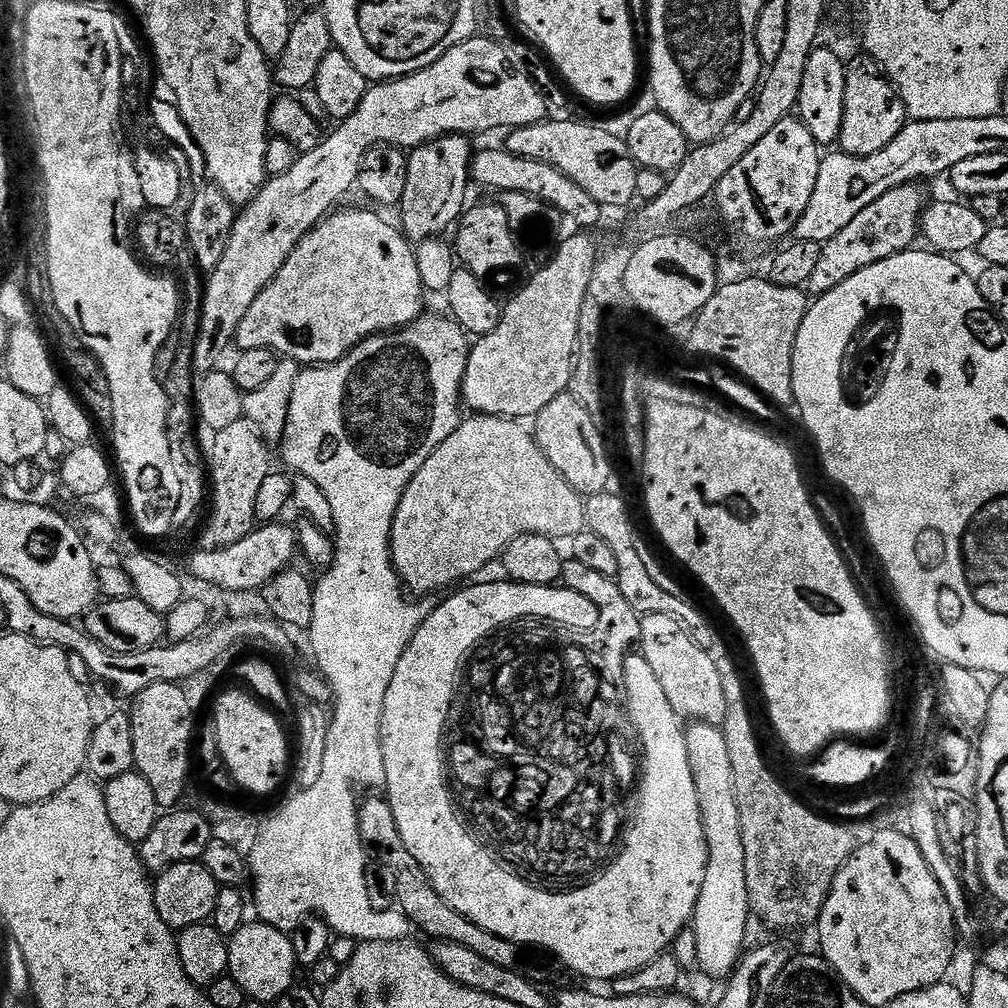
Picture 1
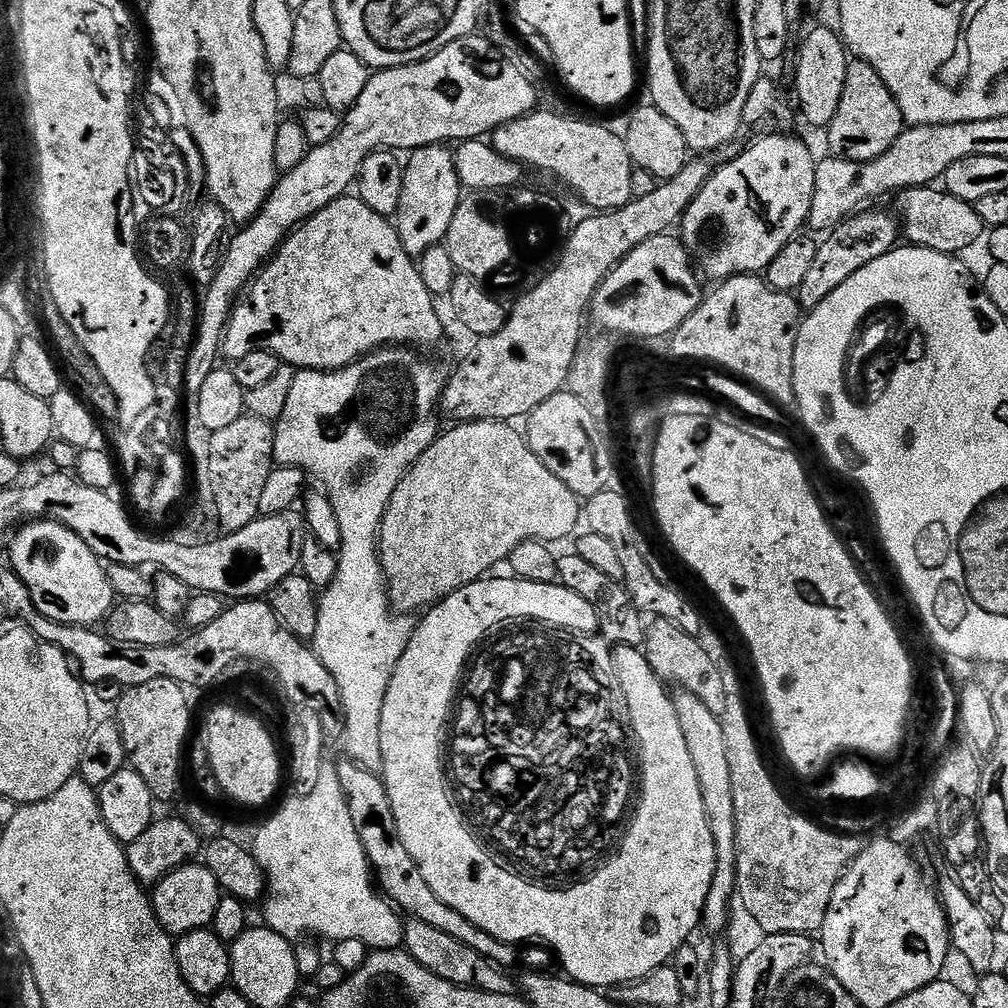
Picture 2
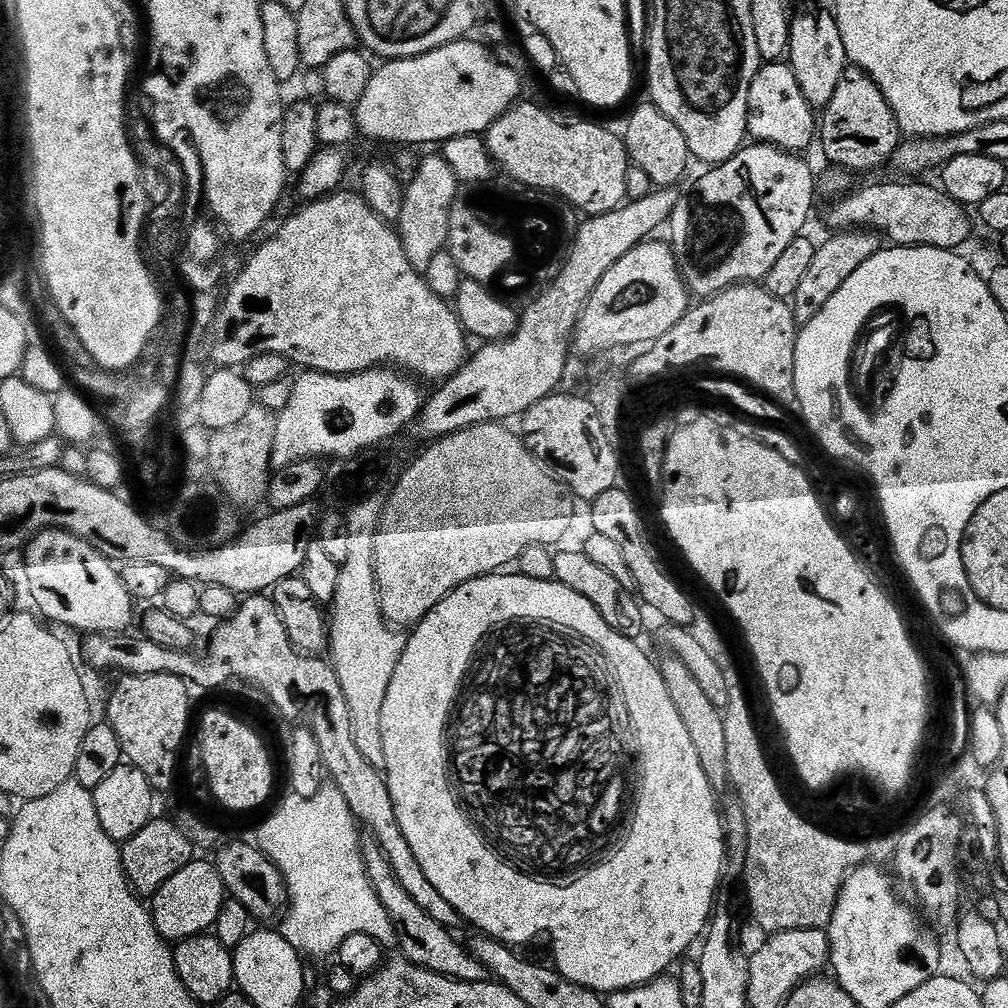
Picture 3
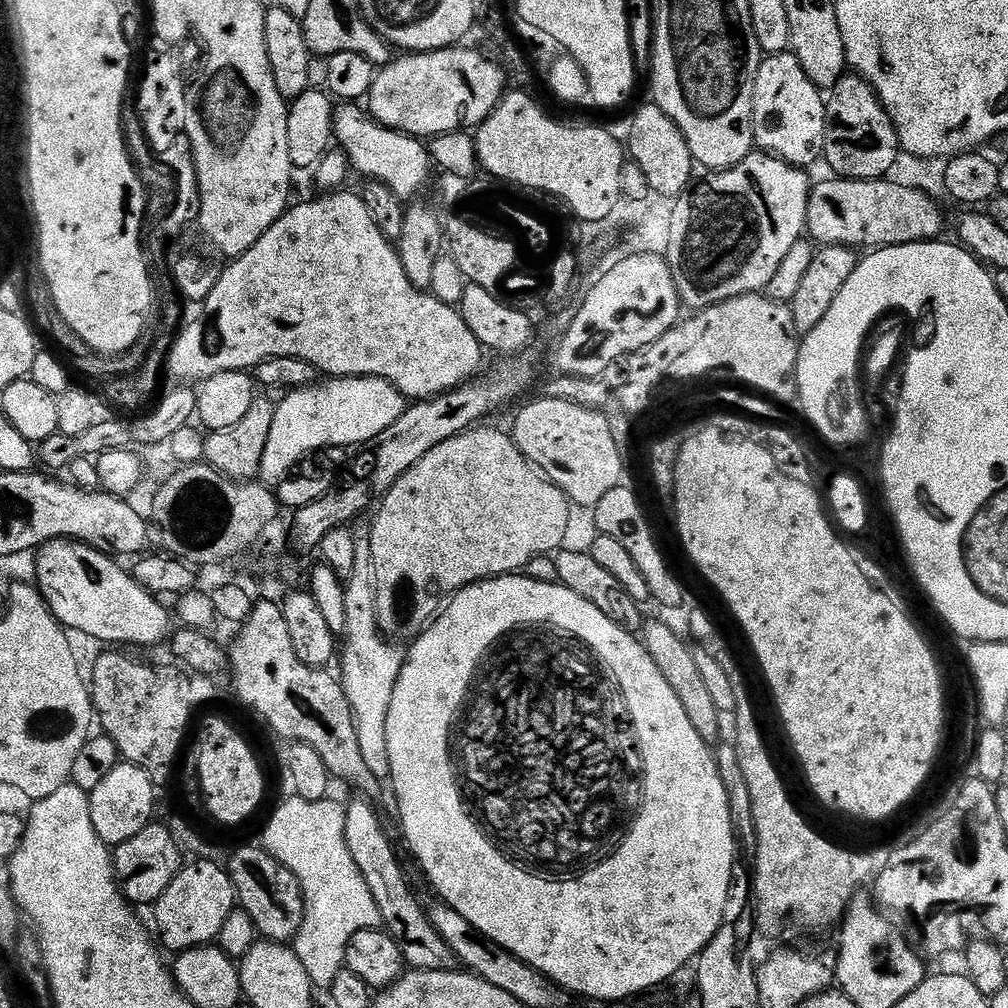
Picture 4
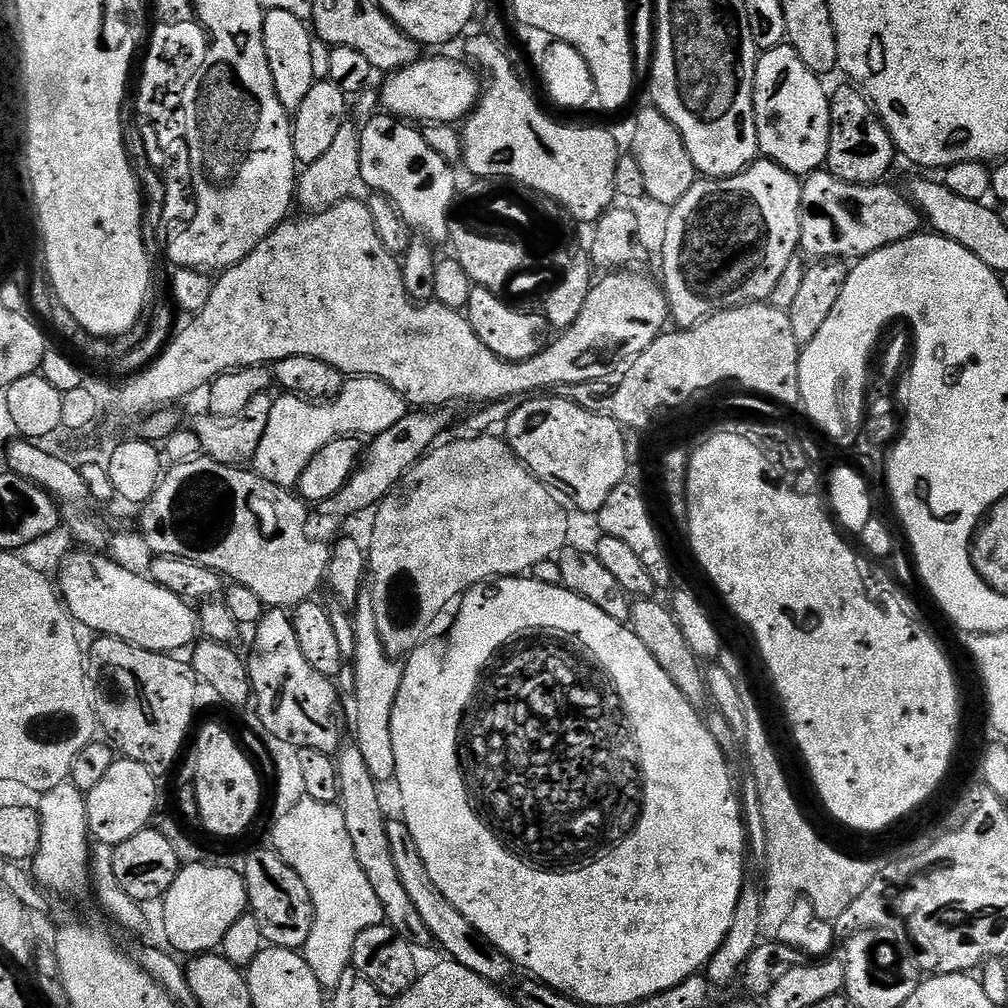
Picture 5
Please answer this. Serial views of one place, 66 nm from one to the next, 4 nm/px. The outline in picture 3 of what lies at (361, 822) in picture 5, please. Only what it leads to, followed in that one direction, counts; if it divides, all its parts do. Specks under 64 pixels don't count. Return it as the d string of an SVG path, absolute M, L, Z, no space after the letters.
M368 838L363 841L362 847L366 874L378 894L382 906L386 906L386 910L394 922L399 951L404 951L401 952L403 959L417 964L419 968L425 968L434 974L458 982L473 984L488 980L489 975L486 966L482 966L482 962L478 962L478 958L474 958L467 943L461 942L459 944L452 937L455 935L449 929L434 922L434 918L430 918L430 914L426 914L426 910L422 910L422 906L418 906L418 902L414 902L414 898L410 898L410 894L406 894L402 882L398 882L398 878L394 878L394 869L390 866L390 858L386 858L386 854L382 854L382 846L378 846L375 840Z

